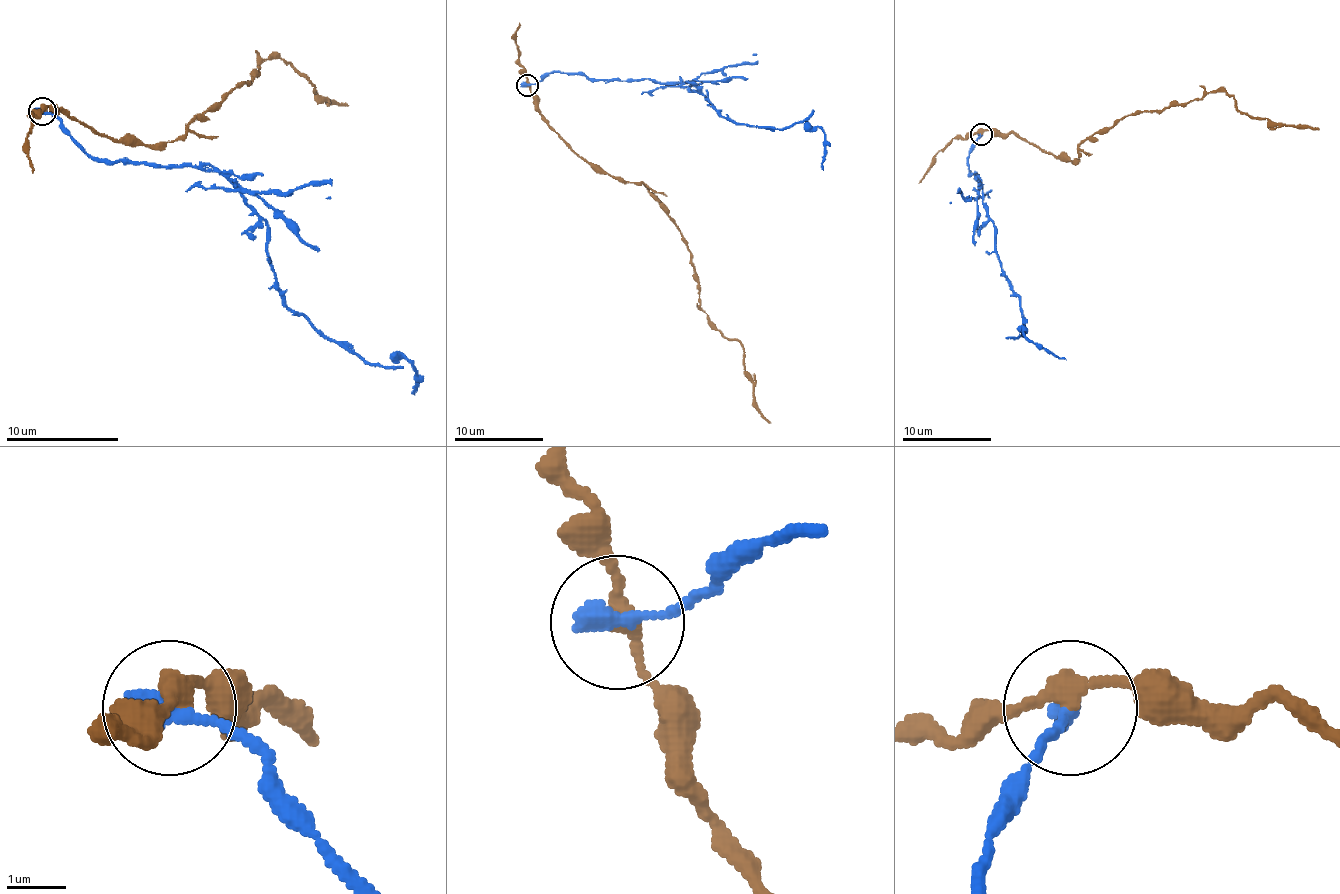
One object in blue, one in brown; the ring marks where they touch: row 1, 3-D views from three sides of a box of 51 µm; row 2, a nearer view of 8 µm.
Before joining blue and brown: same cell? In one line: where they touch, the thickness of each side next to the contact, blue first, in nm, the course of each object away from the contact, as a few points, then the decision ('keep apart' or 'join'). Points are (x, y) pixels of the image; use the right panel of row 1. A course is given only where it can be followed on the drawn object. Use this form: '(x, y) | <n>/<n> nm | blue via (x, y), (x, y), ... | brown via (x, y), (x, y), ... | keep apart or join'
(981, 134) | 420/280 nm | blue via (982, 134), (968, 170), (977, 177), (1002, 275), (1024, 317), (1017, 338), (1024, 331), (1067, 360) | brown via (982, 134), (1017, 134), (1073, 161), (1087, 139), (1129, 114), (1214, 92), (1230, 94), (1241, 112), (1319, 130) | keep apart

